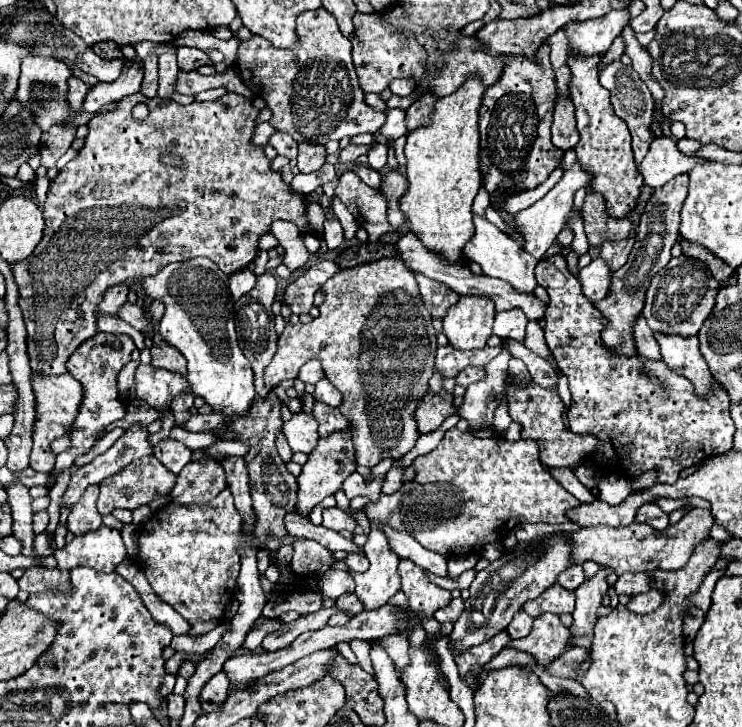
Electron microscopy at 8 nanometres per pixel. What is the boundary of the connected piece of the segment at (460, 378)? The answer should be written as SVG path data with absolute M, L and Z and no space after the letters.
M466 367L466 369L462 369L462 371L456 375L456 383L462 385L462 387L468 387L468 385L478 383L478 381L482 381L482 379L486 379L484 367Z

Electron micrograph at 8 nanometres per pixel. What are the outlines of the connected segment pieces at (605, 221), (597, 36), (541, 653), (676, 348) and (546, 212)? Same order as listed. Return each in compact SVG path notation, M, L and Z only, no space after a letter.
M592 189L586 191L586 199L582 205L582 219L584 219L584 231L588 237L588 243L592 247L600 247L606 239L608 241L622 241L626 233L630 233L630 221L628 217L610 217L606 213L606 201L600 193L594 193Z
M612 9L608 15L598 17L598 19L590 19L590 21L572 21L568 23L564 29L556 31L552 37L548 37L550 43L550 65L554 69L556 75L556 87L562 95L568 95L568 81L570 81L570 69L566 67L566 59L570 53L578 53L578 55L604 55L612 41L622 33L622 29L626 27L626 23L630 21L630 11L628 9Z
M546 613L534 619L534 627L528 637L520 641L510 641L508 647L530 653L536 665L546 669L554 659L558 659L566 651L568 637L570 631L562 625L560 617L554 613Z
M654 331L654 339L658 341L662 361L672 371L690 379L696 387L696 393L710 393L710 385L714 385L714 379L708 371L706 361L700 355L698 339L694 335L682 337Z
M574 163L572 167L564 169L562 179L560 179L540 201L536 201L532 207L528 207L528 209L524 209L524 211L520 211L520 213L516 215L516 225L520 227L520 235L522 235L522 239L524 239L524 251L526 251L526 253L530 253L530 255L536 257L536 259L540 259L540 257L546 253L546 249L554 243L556 235L558 235L558 233L564 229L564 225L566 225L566 217L568 217L568 213L570 213L574 193L576 193L580 187L590 185L590 181L592 181L592 173L590 173L588 169L584 169L580 163Z

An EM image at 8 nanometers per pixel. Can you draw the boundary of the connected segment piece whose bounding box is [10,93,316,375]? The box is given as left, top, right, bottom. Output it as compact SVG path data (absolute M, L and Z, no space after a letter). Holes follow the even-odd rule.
M136 93L132 97L124 97L122 101L118 101L116 111L100 113L100 115L94 115L90 119L86 145L76 155L76 159L72 159L64 169L60 169L56 179L50 181L48 199L42 205L44 219L46 219L46 229L44 229L42 241L38 243L38 247L34 249L34 253L30 257L10 265L14 281L18 285L18 293L20 293L20 309L22 309L22 317L24 317L26 333L28 333L28 337L26 337L28 357L30 357L30 365L32 365L34 373L44 373L44 375L62 375L62 373L66 373L66 361L68 361L70 353L74 353L74 349L78 349L78 345L82 341L86 341L88 337L92 337L96 333L96 311L98 311L98 305L100 305L100 299L102 299L104 291L110 285L140 279L140 277L152 277L158 271L162 271L168 263L186 261L186 259L192 259L192 257L208 257L220 267L220 271L224 271L226 275L232 275L236 271L242 271L244 267L248 267L248 263L254 261L254 257L258 255L258 239L264 233L270 233L272 221L278 221L278 219L292 221L302 235L304 233L316 235L314 227L310 227L308 217L306 217L306 197L302 193L296 193L290 185L286 185L282 181L280 171L274 171L270 167L272 161L266 159L264 147L258 147L258 145L252 143L258 113L260 111L252 105L252 101L238 95L238 93L226 93L218 101L208 101L208 103L194 101L190 105L180 105L172 99L160 99L160 97L146 99L142 93ZM138 103L146 103L148 109L150 109L150 113L144 121L138 121L138 119L132 117L132 107L138 105ZM164 153L178 153L186 161L186 169L170 169L170 167L162 165L160 157Z

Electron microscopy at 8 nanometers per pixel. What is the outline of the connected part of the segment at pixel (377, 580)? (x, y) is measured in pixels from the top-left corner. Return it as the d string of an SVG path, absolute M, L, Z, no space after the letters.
M370 529L364 553L370 561L370 569L366 573L350 571L341 560L333 569L346 571L352 576L356 583L356 597L364 605L364 611L372 611L386 605L388 599L400 591L398 557L386 549L386 537L382 537L378 529Z

